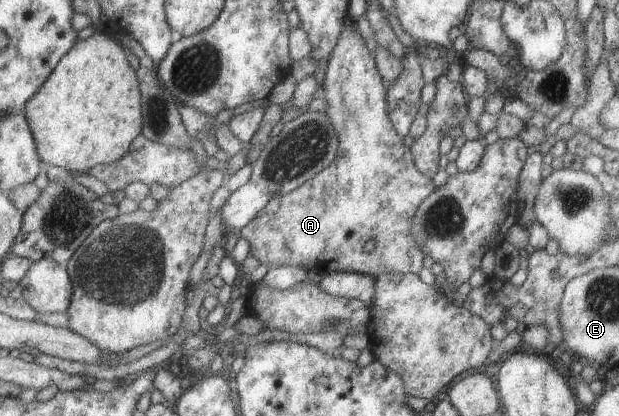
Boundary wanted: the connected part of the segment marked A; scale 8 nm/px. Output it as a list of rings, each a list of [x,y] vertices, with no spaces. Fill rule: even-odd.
[[[348,17],[347,24],[344,26],[342,36],[339,37],[339,43],[336,44],[335,51],[331,55],[329,66],[327,67],[325,84],[323,85],[323,93],[321,96],[326,100],[328,108],[326,113],[330,116],[332,123],[337,129],[340,136],[340,151],[339,156],[334,160],[334,163],[323,169],[318,175],[312,177],[303,186],[287,193],[273,197],[266,208],[251,221],[246,224],[239,232],[240,237],[246,238],[251,243],[251,253],[260,263],[268,268],[277,268],[280,266],[302,266],[308,268],[310,273],[318,273],[323,275],[328,272],[353,271],[372,274],[377,279],[377,292],[373,306],[371,307],[371,320],[369,321],[367,335],[369,338],[369,347],[375,355],[375,358],[380,360],[385,366],[399,373],[405,381],[406,391],[412,397],[420,397],[422,399],[434,399],[434,395],[458,373],[466,371],[466,369],[476,369],[479,365],[485,364],[487,355],[490,353],[492,339],[490,337],[489,325],[481,319],[481,317],[470,313],[466,308],[456,307],[448,302],[444,297],[444,293],[439,289],[435,289],[428,284],[424,284],[417,276],[422,268],[423,253],[419,250],[419,246],[415,243],[412,237],[412,224],[418,205],[434,191],[435,187],[432,184],[431,178],[420,173],[419,169],[413,163],[411,147],[406,147],[402,136],[396,131],[395,125],[392,123],[390,115],[390,105],[387,98],[387,84],[383,75],[377,66],[377,61],[373,51],[368,49],[368,45],[364,42],[364,37],[357,30],[356,21]],[[374,239],[376,248],[368,253],[366,251],[366,243]]]

